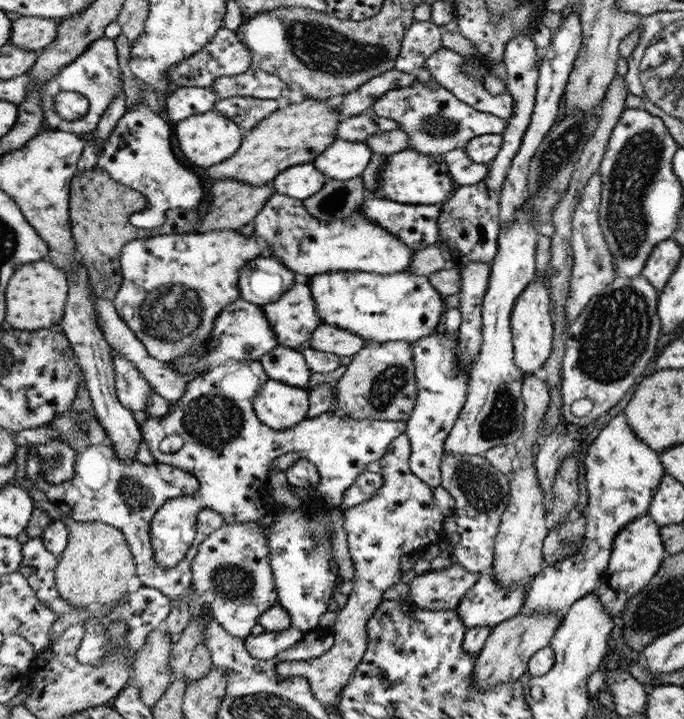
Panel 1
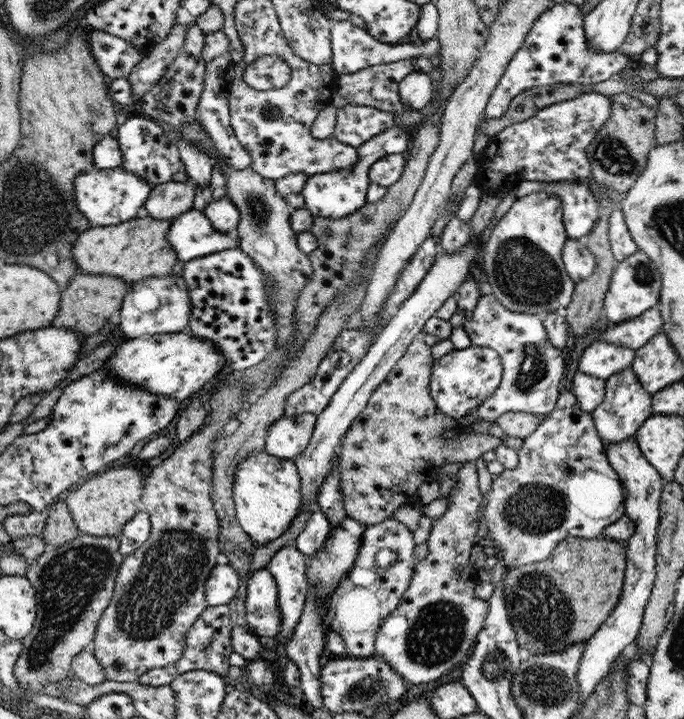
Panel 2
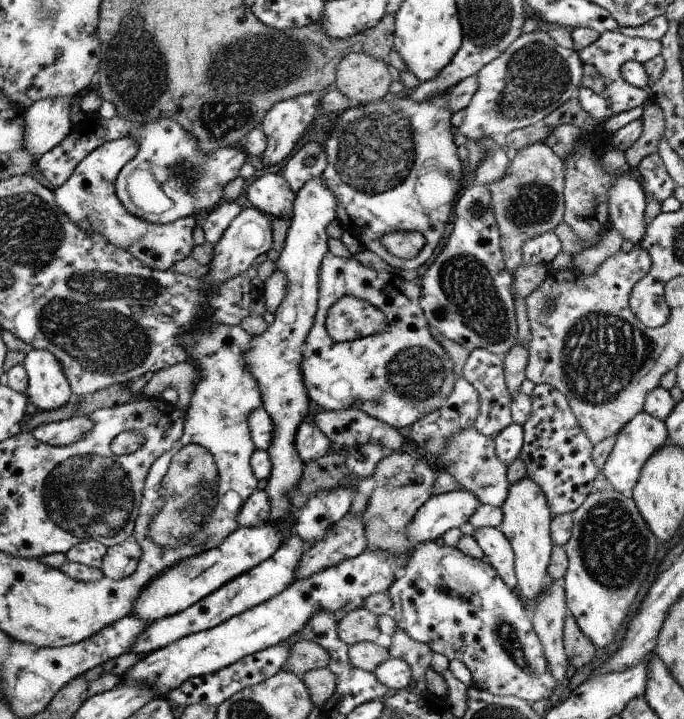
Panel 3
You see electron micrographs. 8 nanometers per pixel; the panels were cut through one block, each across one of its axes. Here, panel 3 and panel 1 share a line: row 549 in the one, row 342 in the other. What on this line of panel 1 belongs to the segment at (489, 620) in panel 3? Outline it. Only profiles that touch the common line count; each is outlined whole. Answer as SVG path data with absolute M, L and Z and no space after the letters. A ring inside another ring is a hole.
M442 326L430 336L412 343L416 376L416 405L406 423L406 436L410 439L410 470L432 487L442 484L441 464L446 438L455 426L456 418L466 403L468 369L457 370L457 348L460 336L448 336Z

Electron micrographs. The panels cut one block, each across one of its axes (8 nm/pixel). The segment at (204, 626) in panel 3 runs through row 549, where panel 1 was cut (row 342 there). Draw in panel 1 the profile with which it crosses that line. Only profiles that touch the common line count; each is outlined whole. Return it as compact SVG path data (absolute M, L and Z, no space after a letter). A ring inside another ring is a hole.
M295 283L279 300L262 309L282 347L299 350L323 323L307 283Z

